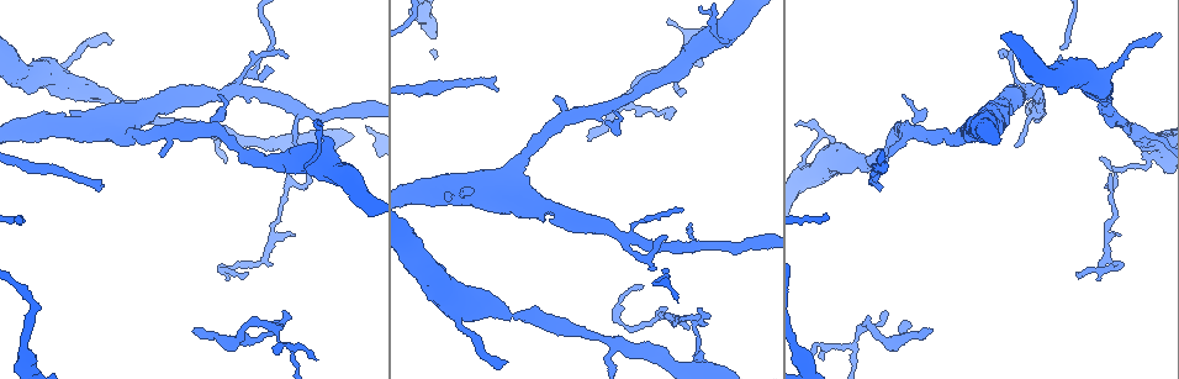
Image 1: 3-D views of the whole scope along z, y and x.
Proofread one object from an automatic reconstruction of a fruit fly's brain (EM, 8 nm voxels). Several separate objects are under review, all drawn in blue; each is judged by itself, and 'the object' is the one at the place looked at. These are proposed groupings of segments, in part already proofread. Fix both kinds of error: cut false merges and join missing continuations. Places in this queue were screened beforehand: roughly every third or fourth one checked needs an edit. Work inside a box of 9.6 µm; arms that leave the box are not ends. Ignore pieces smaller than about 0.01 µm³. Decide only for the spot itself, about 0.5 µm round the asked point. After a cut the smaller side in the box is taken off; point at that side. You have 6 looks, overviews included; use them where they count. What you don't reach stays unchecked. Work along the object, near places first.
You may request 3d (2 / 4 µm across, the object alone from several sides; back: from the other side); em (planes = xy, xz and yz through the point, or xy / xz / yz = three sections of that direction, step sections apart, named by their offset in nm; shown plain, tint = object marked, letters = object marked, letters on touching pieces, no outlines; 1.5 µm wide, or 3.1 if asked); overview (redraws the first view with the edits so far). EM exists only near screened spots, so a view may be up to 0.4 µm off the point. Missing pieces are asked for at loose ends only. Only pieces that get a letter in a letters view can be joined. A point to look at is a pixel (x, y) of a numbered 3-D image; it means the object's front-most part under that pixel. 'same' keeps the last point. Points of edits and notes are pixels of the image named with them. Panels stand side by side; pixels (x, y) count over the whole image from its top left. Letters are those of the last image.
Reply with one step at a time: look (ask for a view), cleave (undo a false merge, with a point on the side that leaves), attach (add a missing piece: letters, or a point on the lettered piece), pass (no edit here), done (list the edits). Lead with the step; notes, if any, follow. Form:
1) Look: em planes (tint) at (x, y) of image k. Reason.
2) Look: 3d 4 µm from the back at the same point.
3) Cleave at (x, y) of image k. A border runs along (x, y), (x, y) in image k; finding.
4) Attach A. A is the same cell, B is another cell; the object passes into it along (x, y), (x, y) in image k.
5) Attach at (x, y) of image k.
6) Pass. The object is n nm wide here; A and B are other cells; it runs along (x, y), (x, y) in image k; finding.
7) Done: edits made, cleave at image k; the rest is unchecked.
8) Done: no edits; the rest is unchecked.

Look: 3d 2 µm at (496, 88) of image 1. Branch stops here.

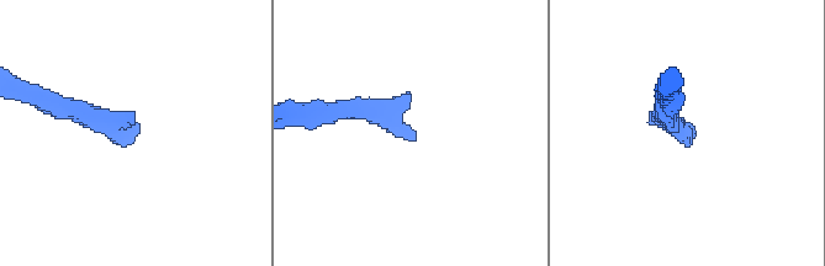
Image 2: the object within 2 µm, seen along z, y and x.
Look: em planes (letters) at (411, 139) of image 2.

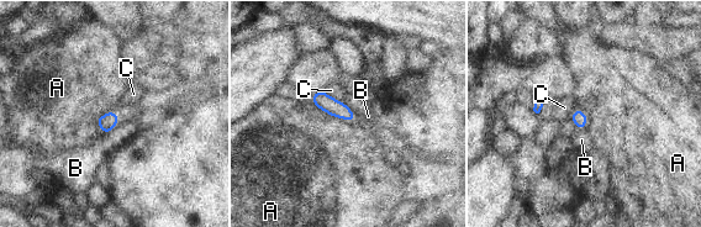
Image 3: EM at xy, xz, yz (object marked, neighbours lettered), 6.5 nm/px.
Pass. A, B and C are other cells; a border runs along (312, 104), (333, 116), (354, 122) in image 3; none of them fits.

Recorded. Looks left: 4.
Look: em xy step 4 (tint) at (1061, 57) of image 1. Tapers out.

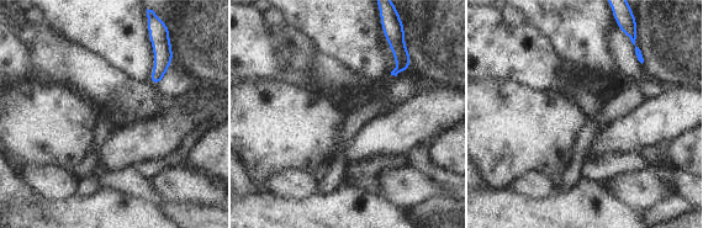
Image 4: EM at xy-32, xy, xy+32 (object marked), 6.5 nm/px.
Look: em xy step 4 (letters) at the same point.

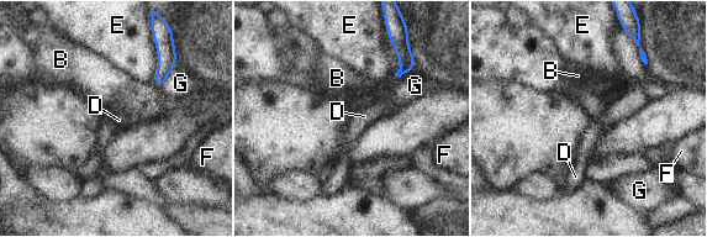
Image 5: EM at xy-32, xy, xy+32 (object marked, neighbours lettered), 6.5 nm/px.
Pass. B, D, E, F and G are other cells; a border runs along (152, 83), (158, 87) in image 5; no lettered piece goes on from it.

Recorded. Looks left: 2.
Look: em yz step 4 (letters) at (1150, 158) of image 1. Sudden change in width.

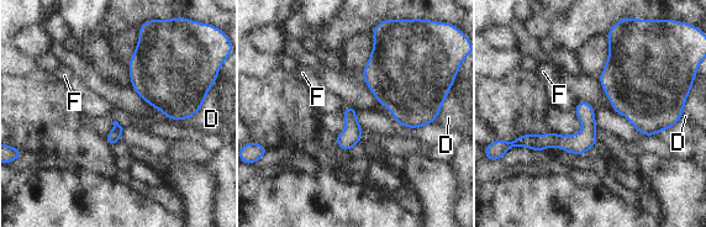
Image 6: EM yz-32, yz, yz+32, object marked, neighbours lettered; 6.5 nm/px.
Pass. D and F are other cells; all the same neuron.

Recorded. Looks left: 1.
Done: no edits; the rest is unchecked.

